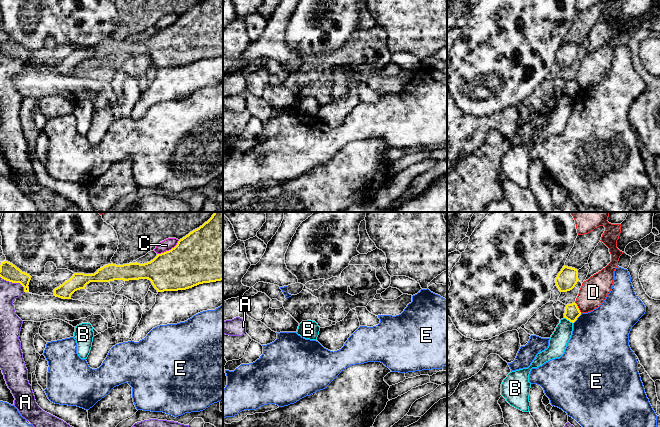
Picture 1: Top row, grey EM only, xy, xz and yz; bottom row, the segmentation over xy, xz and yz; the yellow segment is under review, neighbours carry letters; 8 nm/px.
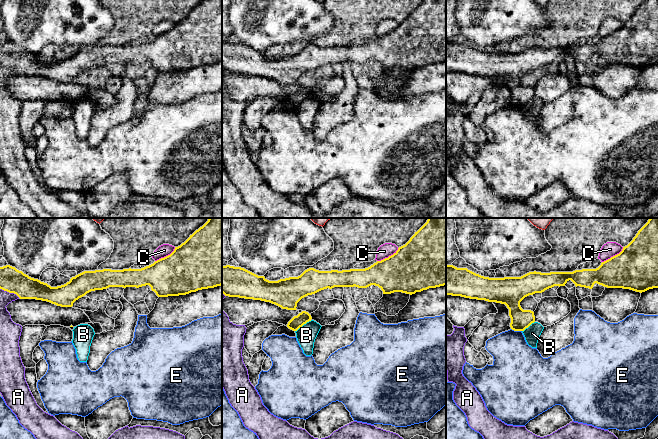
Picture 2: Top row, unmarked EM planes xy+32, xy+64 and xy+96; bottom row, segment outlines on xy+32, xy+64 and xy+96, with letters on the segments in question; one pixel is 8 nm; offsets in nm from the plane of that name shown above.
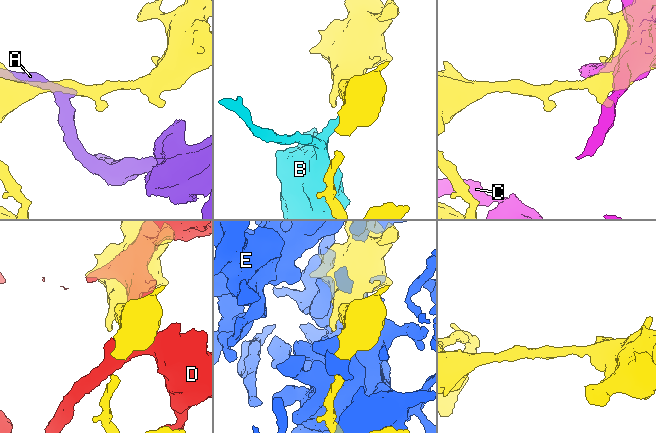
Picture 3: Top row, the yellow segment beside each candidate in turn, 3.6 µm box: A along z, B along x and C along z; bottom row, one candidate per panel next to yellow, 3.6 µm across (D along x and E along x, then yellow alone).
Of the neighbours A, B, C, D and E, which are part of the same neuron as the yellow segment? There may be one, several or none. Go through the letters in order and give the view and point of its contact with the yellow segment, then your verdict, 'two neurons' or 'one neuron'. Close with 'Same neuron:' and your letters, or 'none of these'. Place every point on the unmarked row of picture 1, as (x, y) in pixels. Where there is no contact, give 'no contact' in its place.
A: xy (14, 58) | two neurons
B: yz (568, 95) | two neurons
C: xy (169, 26) | two neurons
D: yz (577, 83) | two neurons
E: yz (577, 93) | two neurons
Same neuron: none of these

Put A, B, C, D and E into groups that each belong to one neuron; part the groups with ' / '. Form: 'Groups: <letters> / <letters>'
Groups: A / B / C / D / E

